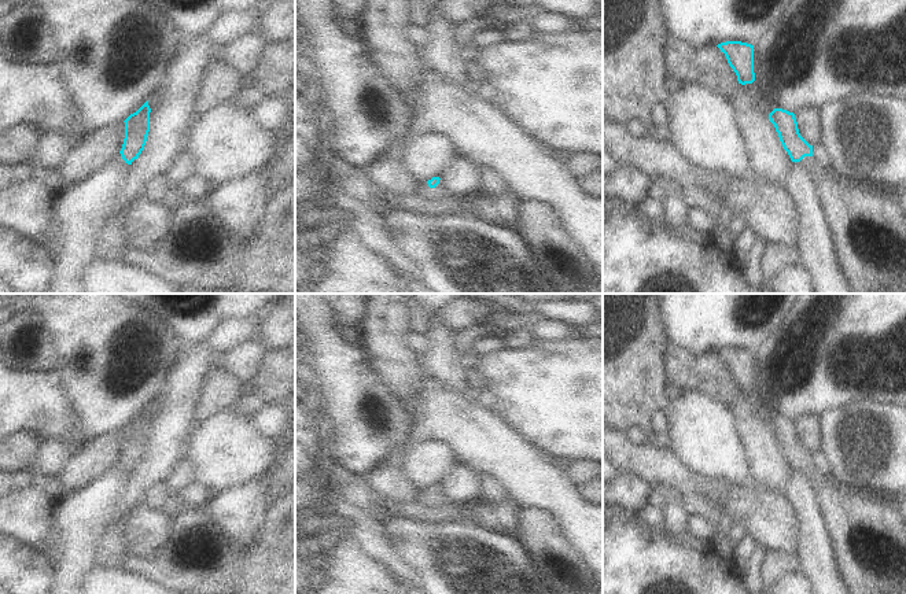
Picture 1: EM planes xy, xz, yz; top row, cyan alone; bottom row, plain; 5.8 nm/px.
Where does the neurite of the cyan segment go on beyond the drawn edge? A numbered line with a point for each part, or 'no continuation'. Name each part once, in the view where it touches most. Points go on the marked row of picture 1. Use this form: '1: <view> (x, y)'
1: xz (428, 195)

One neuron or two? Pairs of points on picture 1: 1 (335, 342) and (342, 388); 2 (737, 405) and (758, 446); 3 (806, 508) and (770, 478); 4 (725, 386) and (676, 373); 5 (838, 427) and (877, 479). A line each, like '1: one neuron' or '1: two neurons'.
1: one neuron
2: one neuron
3: two neurons
4: one neuron
5: one neuron

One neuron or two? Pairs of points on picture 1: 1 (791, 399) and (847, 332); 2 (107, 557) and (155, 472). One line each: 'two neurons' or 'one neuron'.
1: one neuron
2: one neuron

